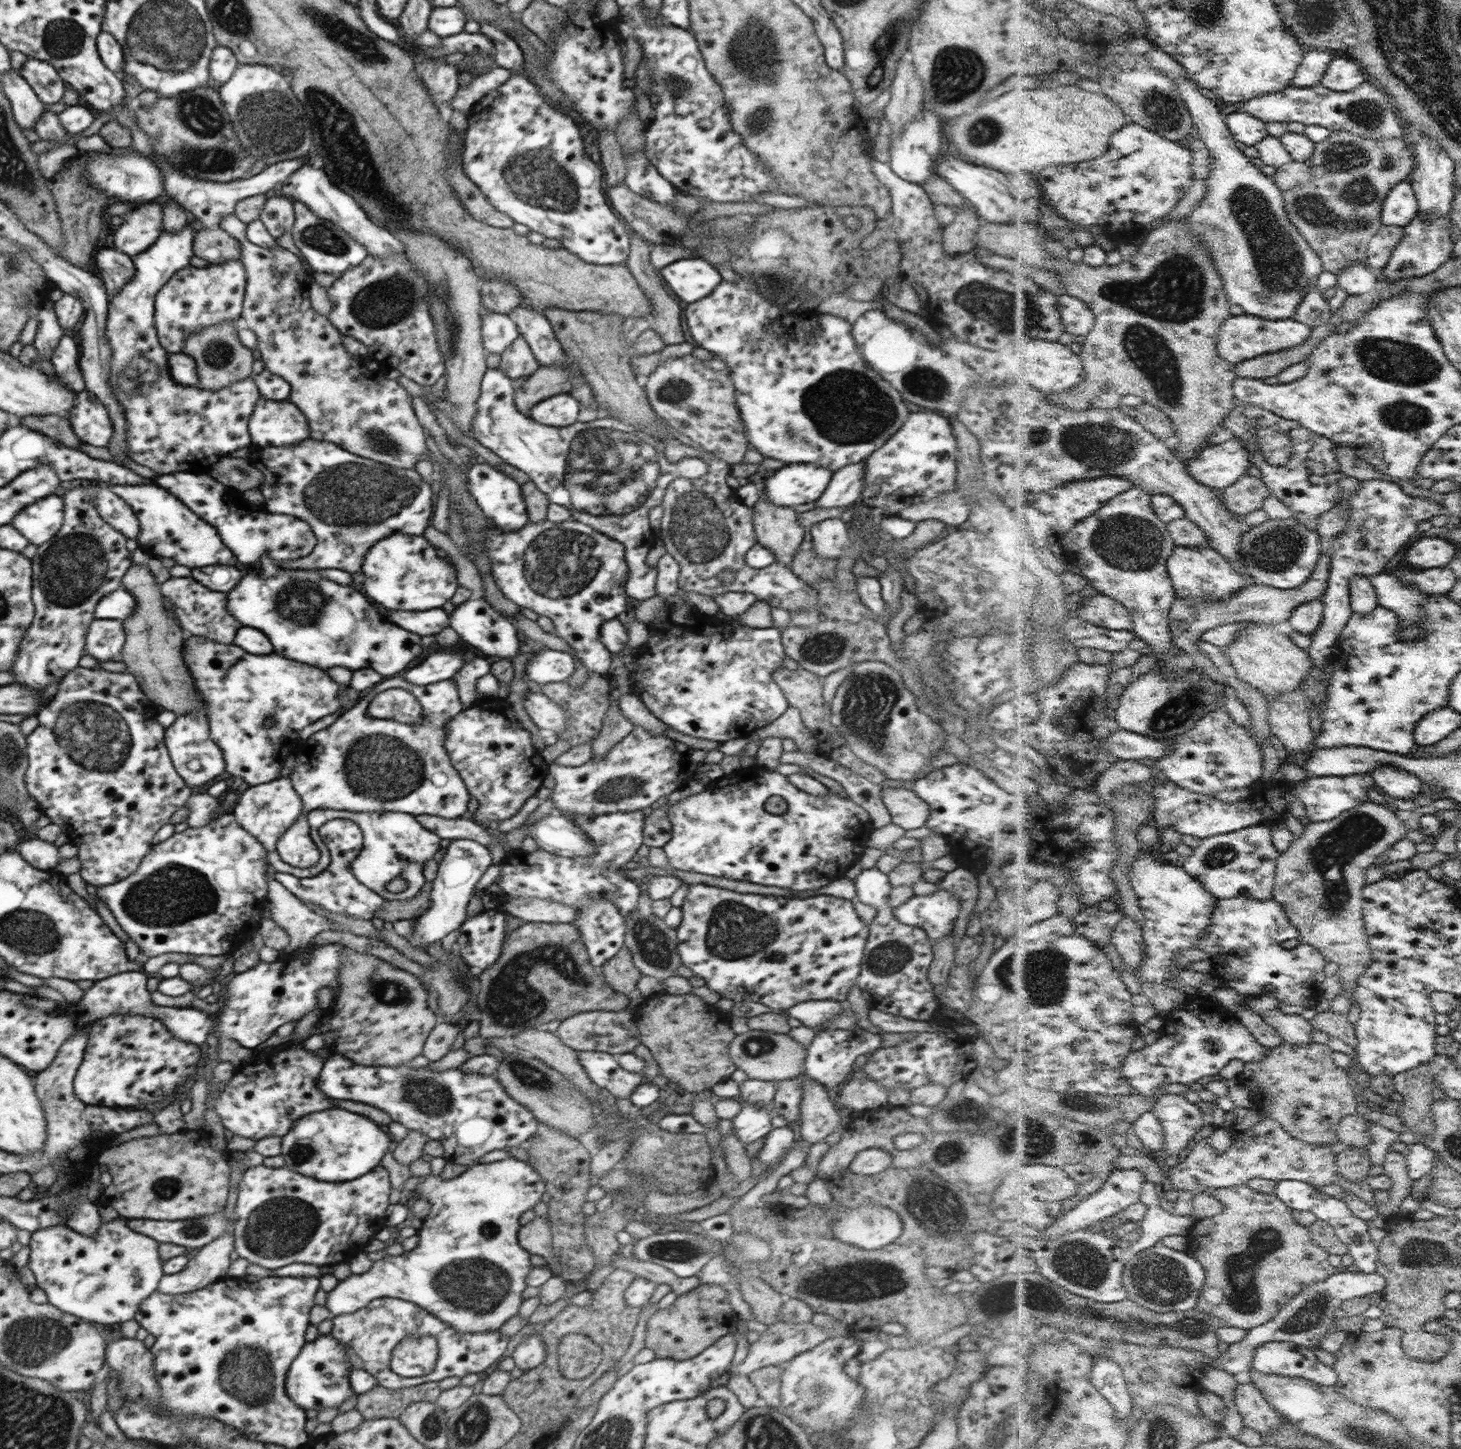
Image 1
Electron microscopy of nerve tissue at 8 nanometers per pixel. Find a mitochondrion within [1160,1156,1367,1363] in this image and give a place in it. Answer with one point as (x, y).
(1242, 1294)

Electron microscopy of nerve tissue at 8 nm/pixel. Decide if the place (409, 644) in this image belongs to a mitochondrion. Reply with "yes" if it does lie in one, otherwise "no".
no

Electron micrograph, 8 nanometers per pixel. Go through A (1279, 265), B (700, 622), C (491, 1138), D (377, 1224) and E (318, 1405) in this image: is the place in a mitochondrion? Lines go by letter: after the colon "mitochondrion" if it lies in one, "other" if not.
A: mitochondrion
B: other
C: other
D: other
E: other

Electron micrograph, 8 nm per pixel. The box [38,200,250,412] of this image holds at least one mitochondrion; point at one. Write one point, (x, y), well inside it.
(136, 376)

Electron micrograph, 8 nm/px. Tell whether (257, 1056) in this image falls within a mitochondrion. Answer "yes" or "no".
no

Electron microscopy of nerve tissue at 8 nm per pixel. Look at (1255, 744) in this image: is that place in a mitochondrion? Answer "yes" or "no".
no

